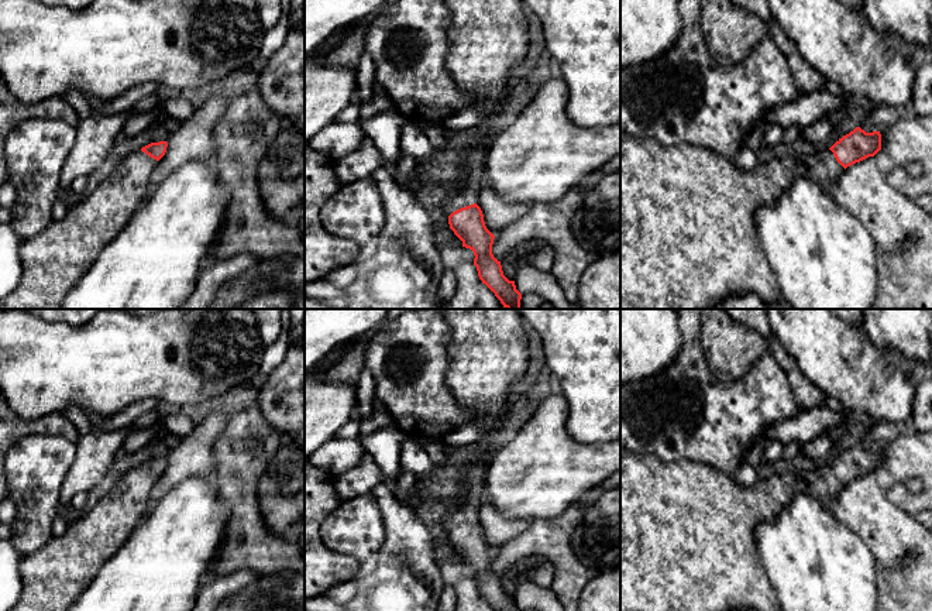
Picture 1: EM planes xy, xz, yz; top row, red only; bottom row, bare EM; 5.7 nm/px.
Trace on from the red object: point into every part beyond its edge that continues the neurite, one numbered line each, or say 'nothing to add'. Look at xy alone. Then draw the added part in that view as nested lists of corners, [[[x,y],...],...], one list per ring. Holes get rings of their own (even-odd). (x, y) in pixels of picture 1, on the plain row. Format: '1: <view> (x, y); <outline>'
1: xy (54, 576); [[[141,466],[123,473],[114,488],[94,507],[83,511],[62,535],[52,535],[48,543],[24,556],[20,564],[23,591],[10,611],[66,611],[142,521],[157,478]]]

